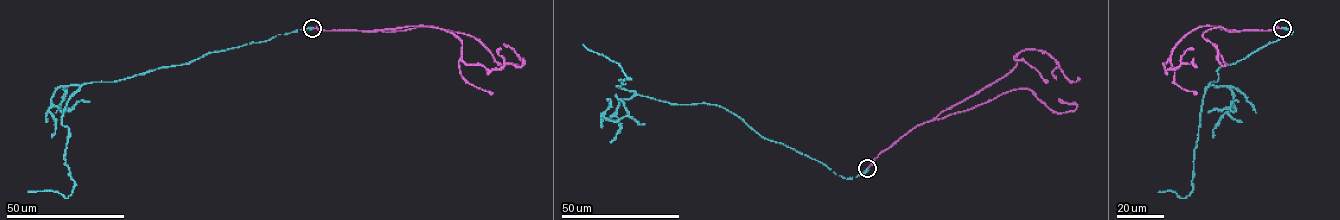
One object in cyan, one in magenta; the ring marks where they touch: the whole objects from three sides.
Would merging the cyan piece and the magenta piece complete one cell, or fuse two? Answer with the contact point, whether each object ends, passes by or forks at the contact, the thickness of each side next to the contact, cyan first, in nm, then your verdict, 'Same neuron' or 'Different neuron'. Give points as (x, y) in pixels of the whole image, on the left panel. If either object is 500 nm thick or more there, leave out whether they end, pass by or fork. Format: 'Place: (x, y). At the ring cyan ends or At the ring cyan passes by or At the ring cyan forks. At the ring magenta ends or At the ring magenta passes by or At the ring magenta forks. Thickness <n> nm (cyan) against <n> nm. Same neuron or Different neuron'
Place: (312, 28). At the ring cyan ends. At the ring magenta ends. Thickness 400 nm (cyan) against 200 nm. Different neuron

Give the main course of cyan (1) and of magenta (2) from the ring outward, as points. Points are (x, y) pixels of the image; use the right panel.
1: (1282, 28), (1293, 32), (1218, 68), (1203, 98), (1192, 190), (1184, 198), (1158, 192)
2: (1282, 28), (1196, 28), (1179, 41), (1163, 65), (1166, 69), (1182, 63), (1195, 67), (1193, 58)

